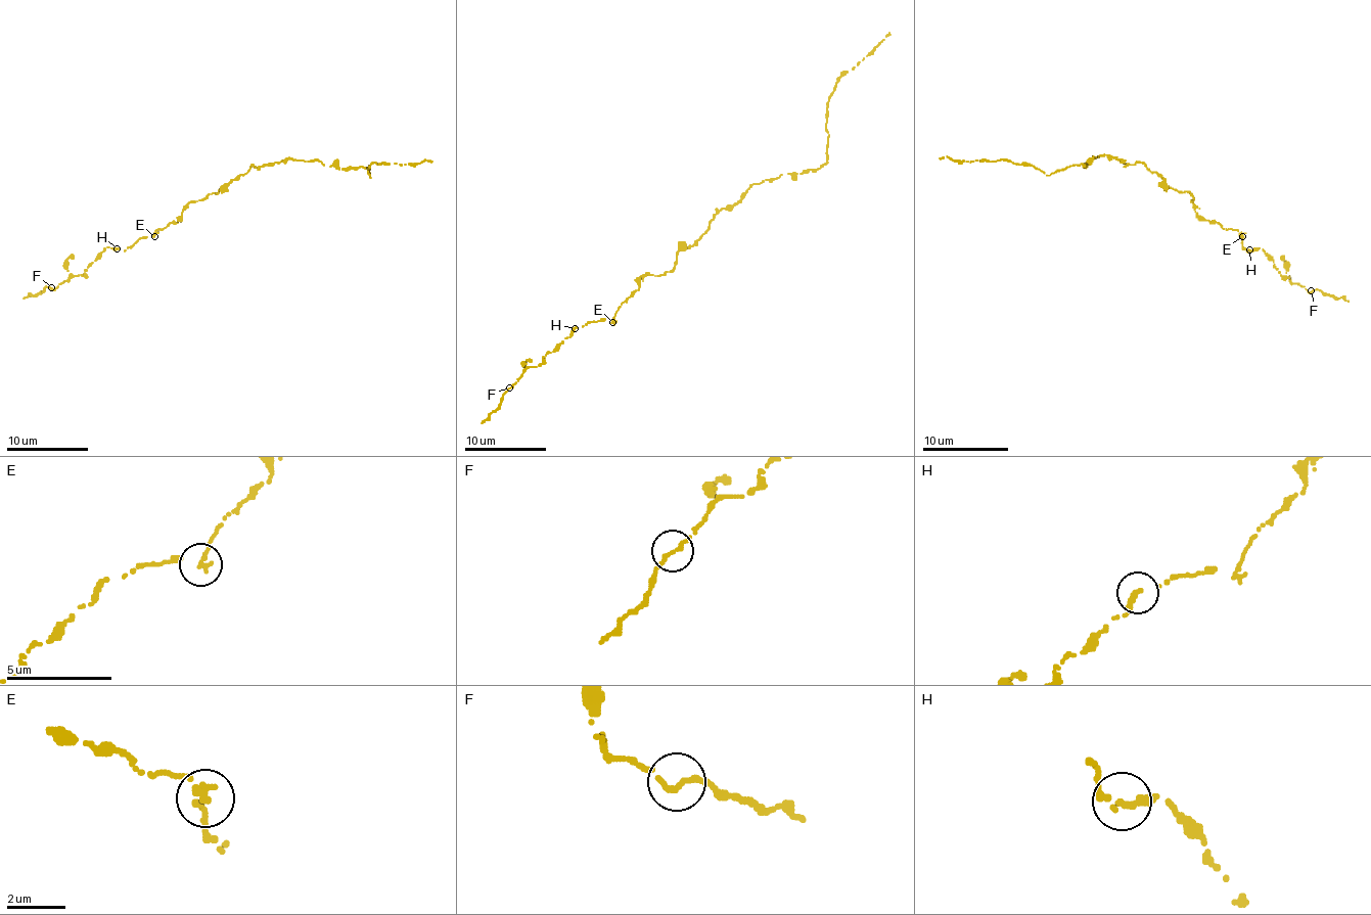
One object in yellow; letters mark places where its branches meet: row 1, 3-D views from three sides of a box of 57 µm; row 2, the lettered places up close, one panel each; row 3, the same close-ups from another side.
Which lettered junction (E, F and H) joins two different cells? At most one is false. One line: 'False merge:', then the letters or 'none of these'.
False merge: none of these

